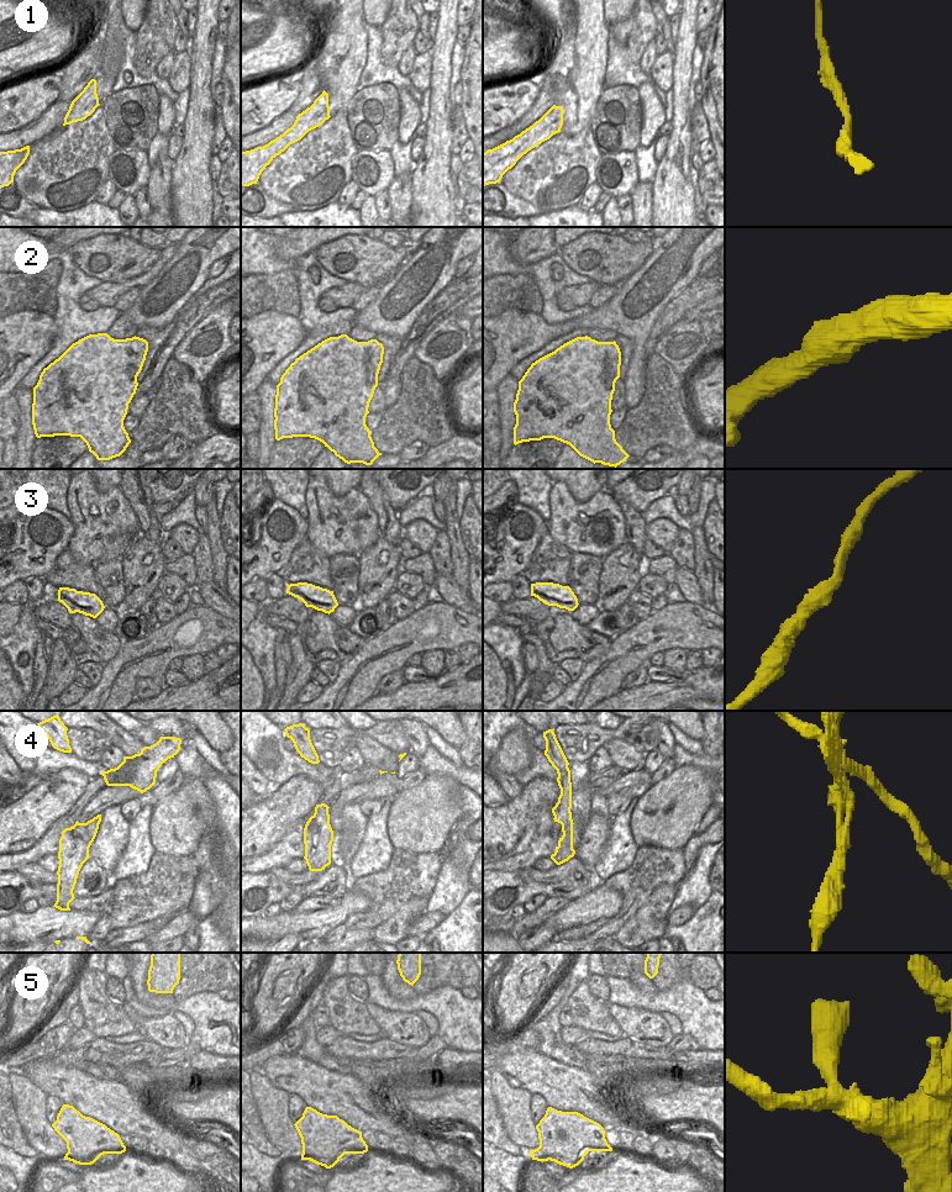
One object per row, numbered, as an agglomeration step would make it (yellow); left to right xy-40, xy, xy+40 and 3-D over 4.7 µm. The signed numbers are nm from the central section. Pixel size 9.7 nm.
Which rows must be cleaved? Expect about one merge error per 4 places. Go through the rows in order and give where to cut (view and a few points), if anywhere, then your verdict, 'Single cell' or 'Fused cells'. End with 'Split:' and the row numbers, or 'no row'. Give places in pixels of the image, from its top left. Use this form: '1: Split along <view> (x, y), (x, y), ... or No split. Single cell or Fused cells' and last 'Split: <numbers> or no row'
1: No split. Single cell
2: No split. Single cell
3: No split. Single cell
4: Split along xy (314, 815), (316, 822), (326, 822), (330, 826). Fused cells
5: No split. Single cell
Split: 4.

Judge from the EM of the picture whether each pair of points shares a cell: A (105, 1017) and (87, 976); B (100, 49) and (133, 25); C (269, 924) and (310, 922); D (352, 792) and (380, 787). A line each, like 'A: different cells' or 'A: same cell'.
A: same cell
B: different cells
C: same cell
D: same cell

